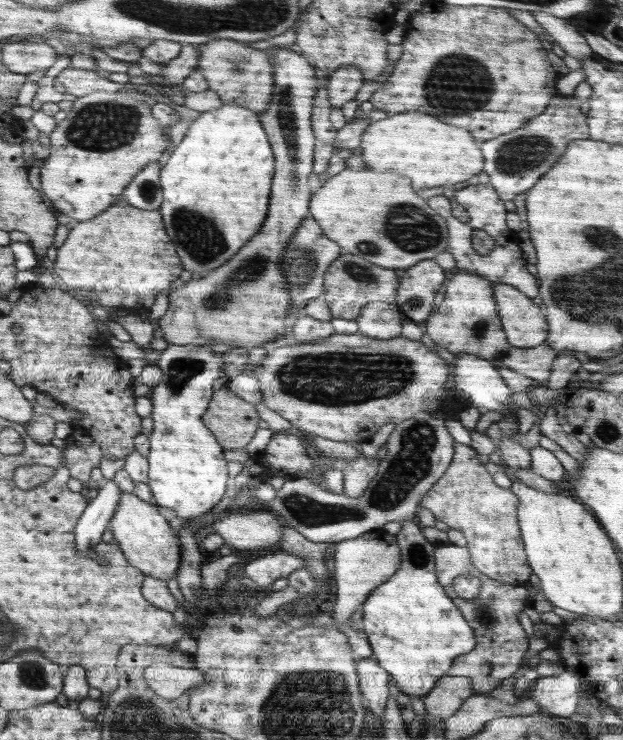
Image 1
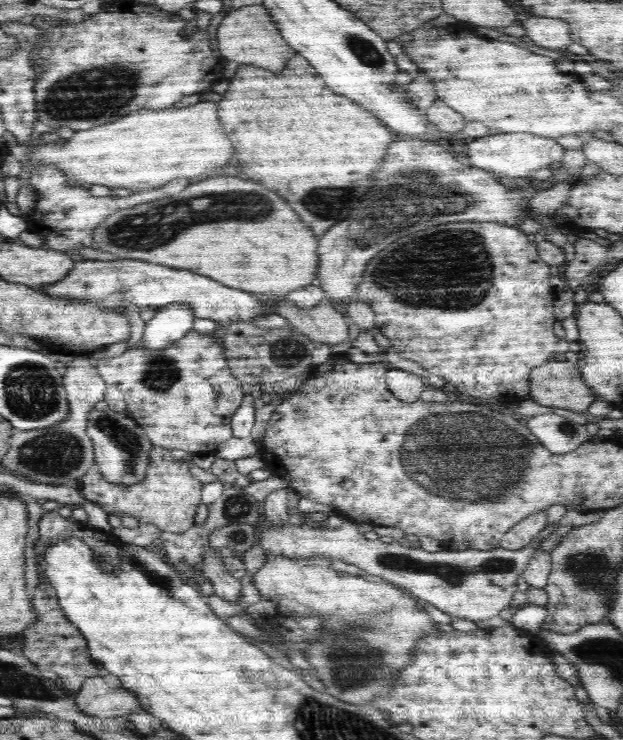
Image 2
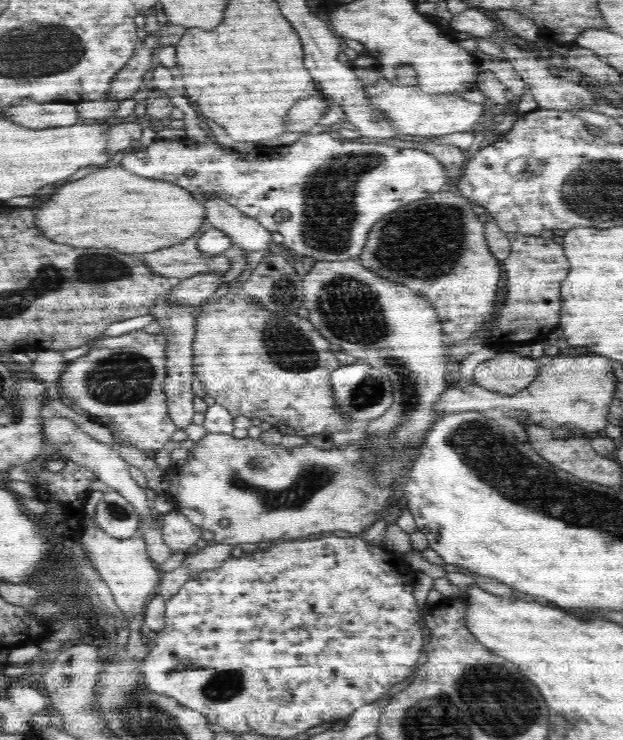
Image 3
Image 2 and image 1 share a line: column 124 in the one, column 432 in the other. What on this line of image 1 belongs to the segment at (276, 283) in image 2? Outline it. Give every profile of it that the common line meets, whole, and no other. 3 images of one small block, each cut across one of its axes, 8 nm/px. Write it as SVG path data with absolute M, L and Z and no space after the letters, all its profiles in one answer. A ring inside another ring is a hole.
M345 168L331 176L328 182L312 196L309 202L309 216L312 216L324 230L324 234L337 242L343 251L360 255L364 260L384 269L408 269L418 262L434 259L437 254L447 250L449 232L445 220L422 198L418 198L408 182L408 178L384 180L384 176L370 170L356 172ZM390 228L400 238L390 238Z

